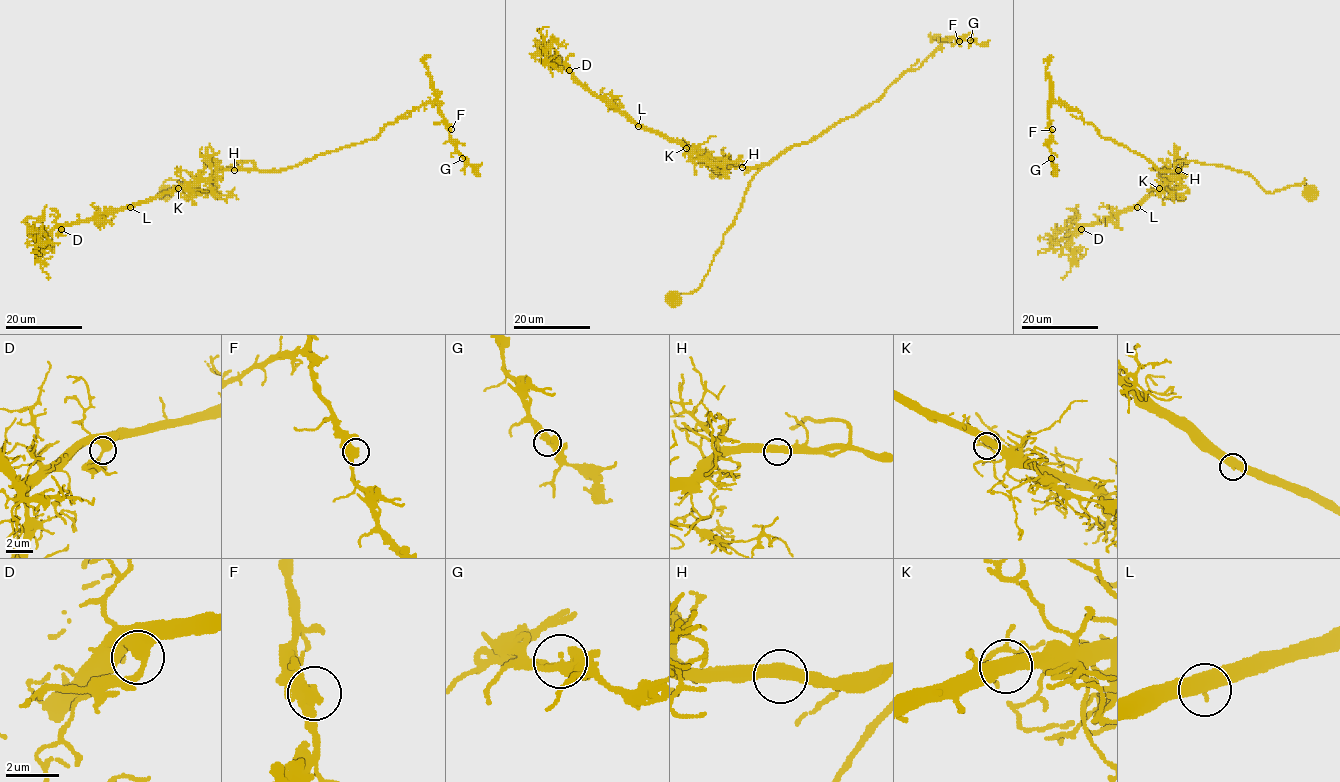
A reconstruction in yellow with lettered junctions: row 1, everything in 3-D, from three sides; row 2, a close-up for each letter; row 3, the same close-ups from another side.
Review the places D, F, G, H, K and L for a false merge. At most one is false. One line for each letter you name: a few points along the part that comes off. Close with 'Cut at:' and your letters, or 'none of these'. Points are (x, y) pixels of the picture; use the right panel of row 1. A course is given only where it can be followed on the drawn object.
Cut at: none of these

